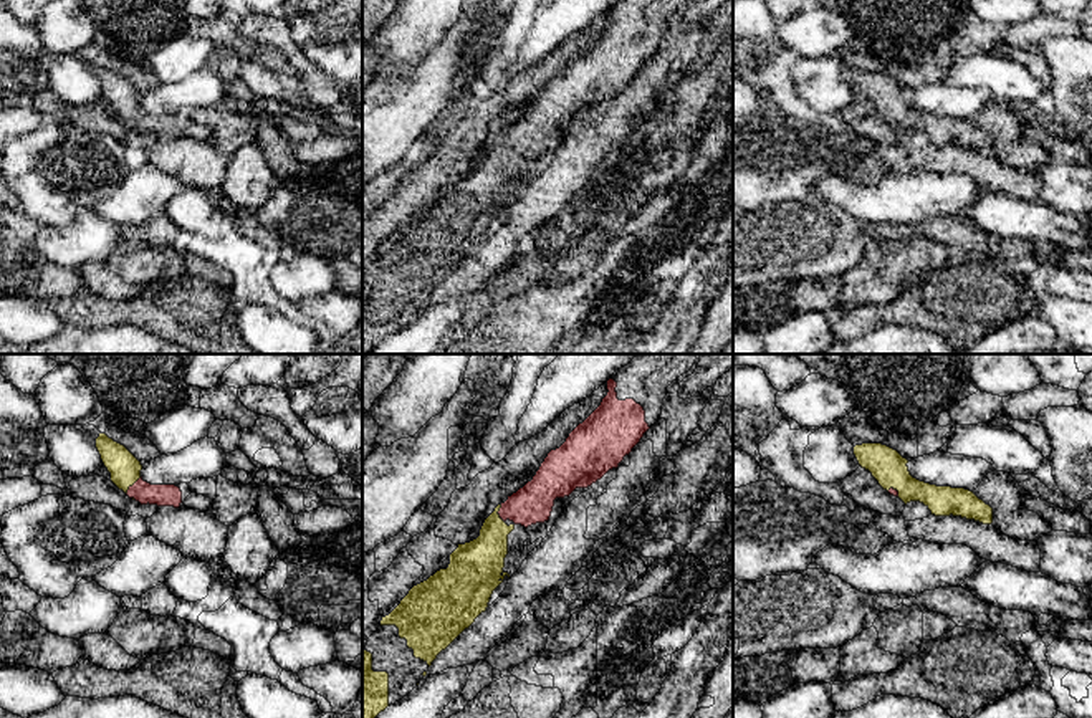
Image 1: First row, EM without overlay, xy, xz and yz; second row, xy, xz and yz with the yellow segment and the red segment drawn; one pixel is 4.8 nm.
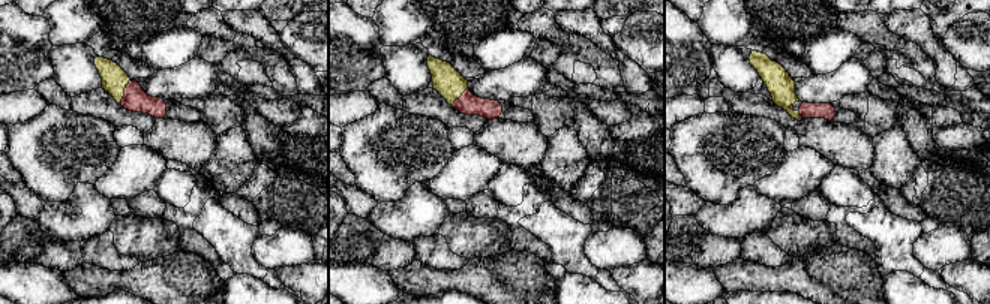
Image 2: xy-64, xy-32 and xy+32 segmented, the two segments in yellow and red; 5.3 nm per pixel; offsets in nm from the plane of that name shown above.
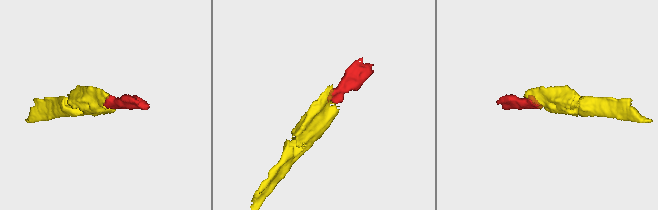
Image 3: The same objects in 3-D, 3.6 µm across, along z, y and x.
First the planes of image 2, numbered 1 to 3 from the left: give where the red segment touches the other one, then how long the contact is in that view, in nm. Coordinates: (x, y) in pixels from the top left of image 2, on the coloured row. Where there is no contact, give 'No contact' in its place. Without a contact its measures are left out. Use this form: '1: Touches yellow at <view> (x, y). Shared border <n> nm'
1: Touches yellow at xy-64 (123, 92). Shared border 140 nm
2: Touches yellow at xy-32 (459, 96). Shared border 130 nm
3: Touches yellow at xy+32 (798, 114). Shared border 40 nm

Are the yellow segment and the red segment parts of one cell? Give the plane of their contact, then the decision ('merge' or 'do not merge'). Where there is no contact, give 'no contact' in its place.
meets yellow in xy; merge

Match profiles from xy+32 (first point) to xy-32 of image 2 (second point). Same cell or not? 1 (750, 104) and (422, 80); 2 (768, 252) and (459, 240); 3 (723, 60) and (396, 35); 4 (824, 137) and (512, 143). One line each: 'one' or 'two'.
1: two
2: one
3: two
4: one

